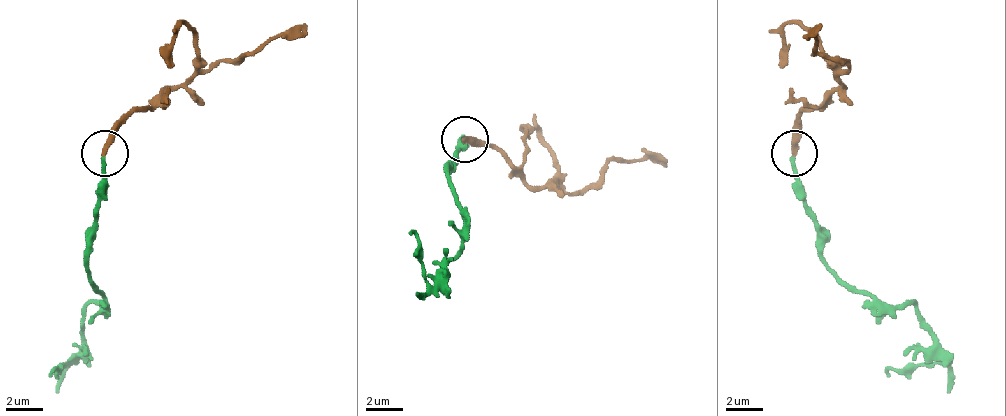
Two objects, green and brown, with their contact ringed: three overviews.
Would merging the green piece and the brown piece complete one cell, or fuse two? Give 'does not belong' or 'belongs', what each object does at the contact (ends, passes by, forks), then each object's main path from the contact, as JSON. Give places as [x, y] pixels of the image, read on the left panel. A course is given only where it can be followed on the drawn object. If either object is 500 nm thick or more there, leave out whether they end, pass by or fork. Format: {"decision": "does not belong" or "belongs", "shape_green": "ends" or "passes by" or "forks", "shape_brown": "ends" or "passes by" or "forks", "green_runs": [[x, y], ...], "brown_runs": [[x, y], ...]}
{"decision": "belongs", "shape_green": "ends", "shape_brown": "ends", "green_runs": [[103, 154], [103, 196], [89, 233], [89, 256], [103, 303], [85, 308], [80, 336], [66, 363], [47, 377]], "brown_runs": [[103, 154], [131, 117], [173, 84], [298, 33], [308, 24]]}

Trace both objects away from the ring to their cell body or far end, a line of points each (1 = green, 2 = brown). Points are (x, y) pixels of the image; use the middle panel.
1: (463, 140), (449, 163), (463, 229), (463, 247), (445, 261), (440, 275), (426, 270), (417, 238), (407, 233)
2: (463, 140), (491, 145), (533, 187), (579, 191), (612, 159), (658, 159), (668, 168)

